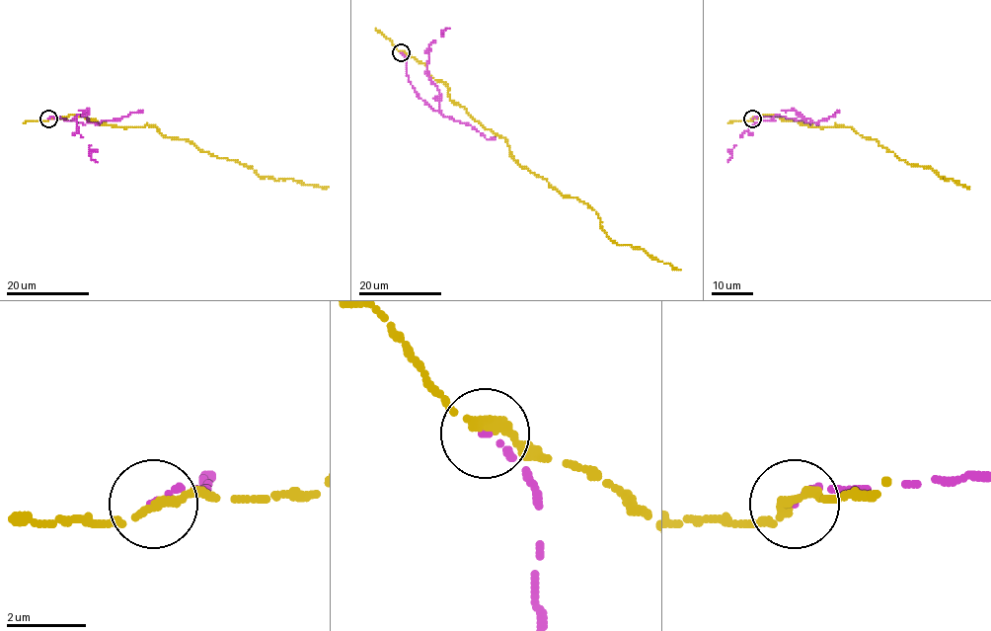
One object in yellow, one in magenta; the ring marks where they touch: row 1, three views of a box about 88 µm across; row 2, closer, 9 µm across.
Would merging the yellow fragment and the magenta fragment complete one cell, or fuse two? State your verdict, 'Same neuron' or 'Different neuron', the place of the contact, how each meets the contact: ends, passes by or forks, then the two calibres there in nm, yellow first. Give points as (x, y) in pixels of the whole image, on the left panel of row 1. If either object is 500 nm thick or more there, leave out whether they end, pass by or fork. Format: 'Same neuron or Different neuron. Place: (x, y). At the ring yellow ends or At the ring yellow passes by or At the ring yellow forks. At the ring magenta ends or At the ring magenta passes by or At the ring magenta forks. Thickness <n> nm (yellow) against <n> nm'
Different neuron. Place: (48, 118). At the ring yellow passes by. At the ring magenta ends. Thickness 240 nm (yellow) against 140 nm

